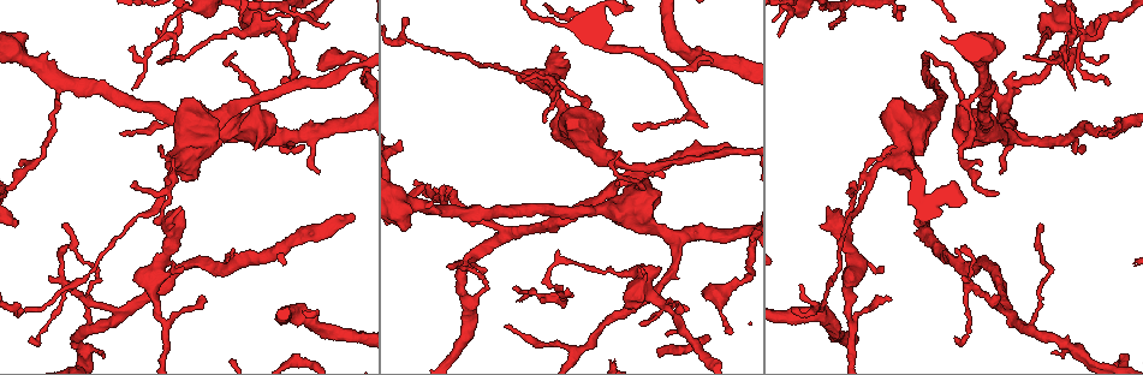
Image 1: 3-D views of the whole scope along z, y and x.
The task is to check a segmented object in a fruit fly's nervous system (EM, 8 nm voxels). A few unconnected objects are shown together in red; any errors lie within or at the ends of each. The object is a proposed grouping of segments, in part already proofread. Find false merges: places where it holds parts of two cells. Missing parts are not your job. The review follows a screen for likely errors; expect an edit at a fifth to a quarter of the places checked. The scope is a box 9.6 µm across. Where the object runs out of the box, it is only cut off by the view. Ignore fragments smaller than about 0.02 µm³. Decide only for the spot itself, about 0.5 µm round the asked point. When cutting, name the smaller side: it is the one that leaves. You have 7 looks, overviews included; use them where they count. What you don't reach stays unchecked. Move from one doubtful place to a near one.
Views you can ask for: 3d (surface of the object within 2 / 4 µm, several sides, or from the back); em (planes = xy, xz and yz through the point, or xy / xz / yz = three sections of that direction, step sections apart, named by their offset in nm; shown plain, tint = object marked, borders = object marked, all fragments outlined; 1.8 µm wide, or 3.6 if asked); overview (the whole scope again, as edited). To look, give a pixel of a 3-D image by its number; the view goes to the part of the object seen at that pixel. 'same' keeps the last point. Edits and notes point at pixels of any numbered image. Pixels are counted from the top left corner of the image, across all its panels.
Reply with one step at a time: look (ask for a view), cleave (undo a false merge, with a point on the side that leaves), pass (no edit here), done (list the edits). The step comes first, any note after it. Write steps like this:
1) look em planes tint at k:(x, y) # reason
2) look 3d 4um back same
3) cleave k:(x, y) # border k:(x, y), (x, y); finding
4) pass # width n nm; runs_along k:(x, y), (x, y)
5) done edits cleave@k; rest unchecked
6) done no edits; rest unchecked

look 3d 2um at 1:(171, 174) # small branch off a trunk

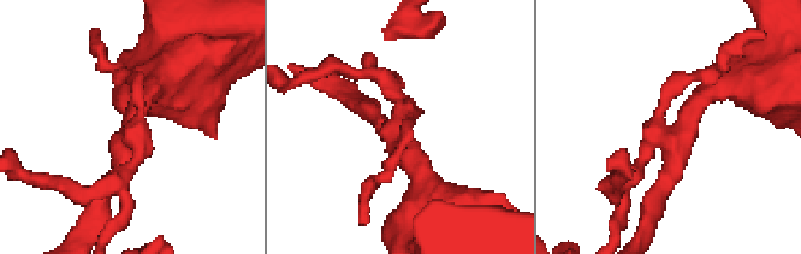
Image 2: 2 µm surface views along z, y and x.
look em 3.6um planes borders at 2:(672, 126)

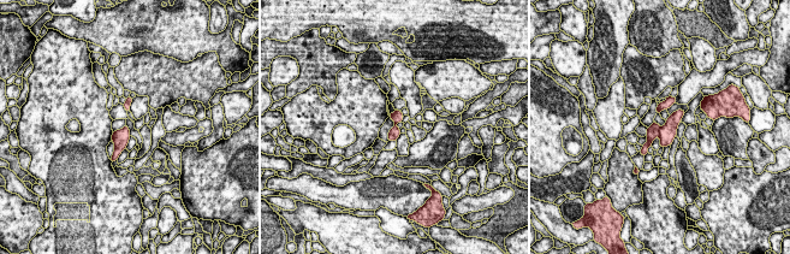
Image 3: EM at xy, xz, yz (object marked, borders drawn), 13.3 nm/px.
cleave 3:(653, 130) # border 3:(660, 128), (658, 135); a second cell is stuck on

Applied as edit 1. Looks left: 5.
look overview # redraw

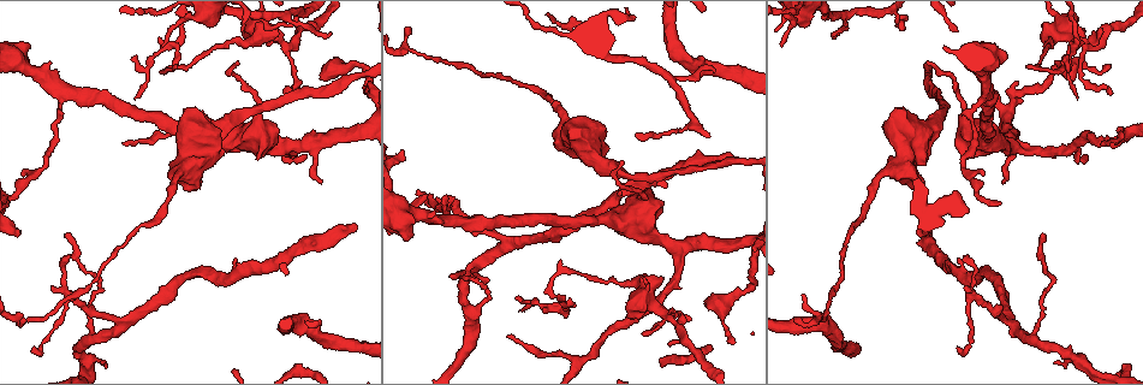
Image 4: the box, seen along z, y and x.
look 3d 4um at 4:(1011, 327) # two arms in line, one across

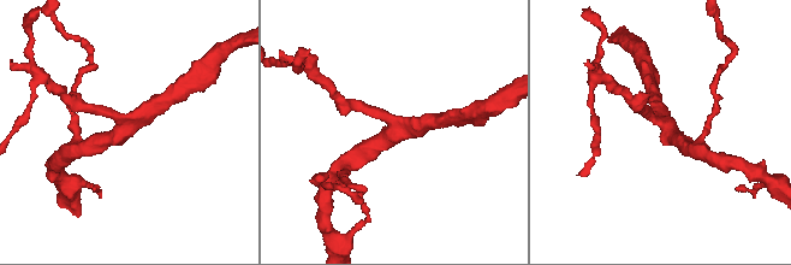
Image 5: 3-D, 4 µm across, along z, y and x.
look em xy step 8 tint at 5:(667, 126) # arms 3; arm_widths 170, 220, 240 nm; shape alone is not enough

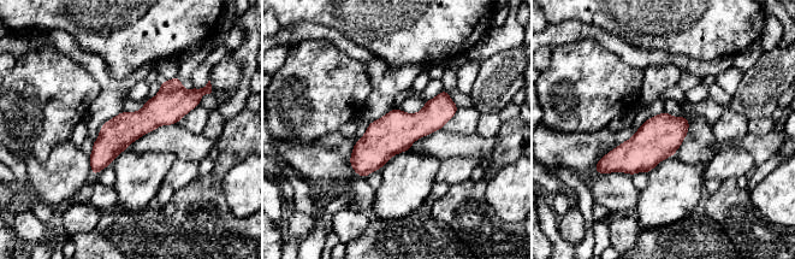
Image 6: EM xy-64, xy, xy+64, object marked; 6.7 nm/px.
look em planes tint same

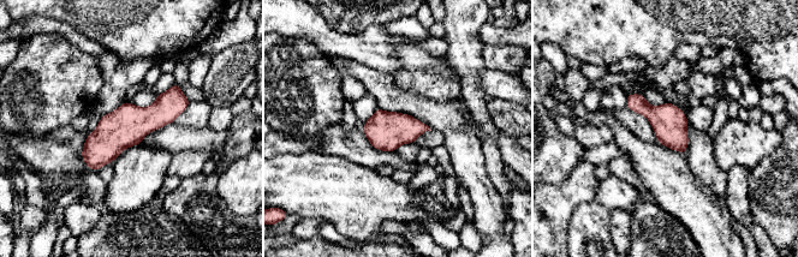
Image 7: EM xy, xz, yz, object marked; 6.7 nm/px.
pass # runs_along 7:(185, 101), (129, 124), (89, 163); continuous, no second cell

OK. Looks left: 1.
look em planes tint at 4:(973, 299)

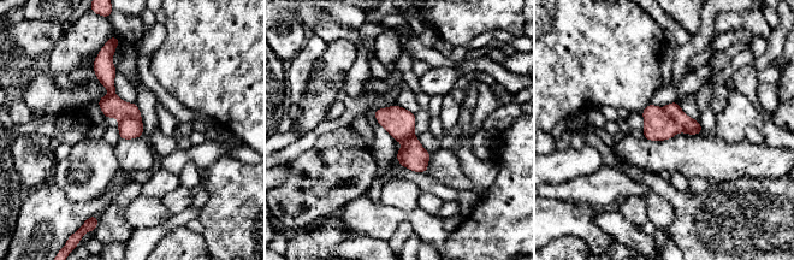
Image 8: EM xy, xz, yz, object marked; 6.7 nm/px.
cleave 8:(129, 128) # width 160 nm; border 8:(119, 119), (138, 118), (142, 123); a second cell is stuck on

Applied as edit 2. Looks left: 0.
done edits cleave@3, cleave@8; rest unchecked

